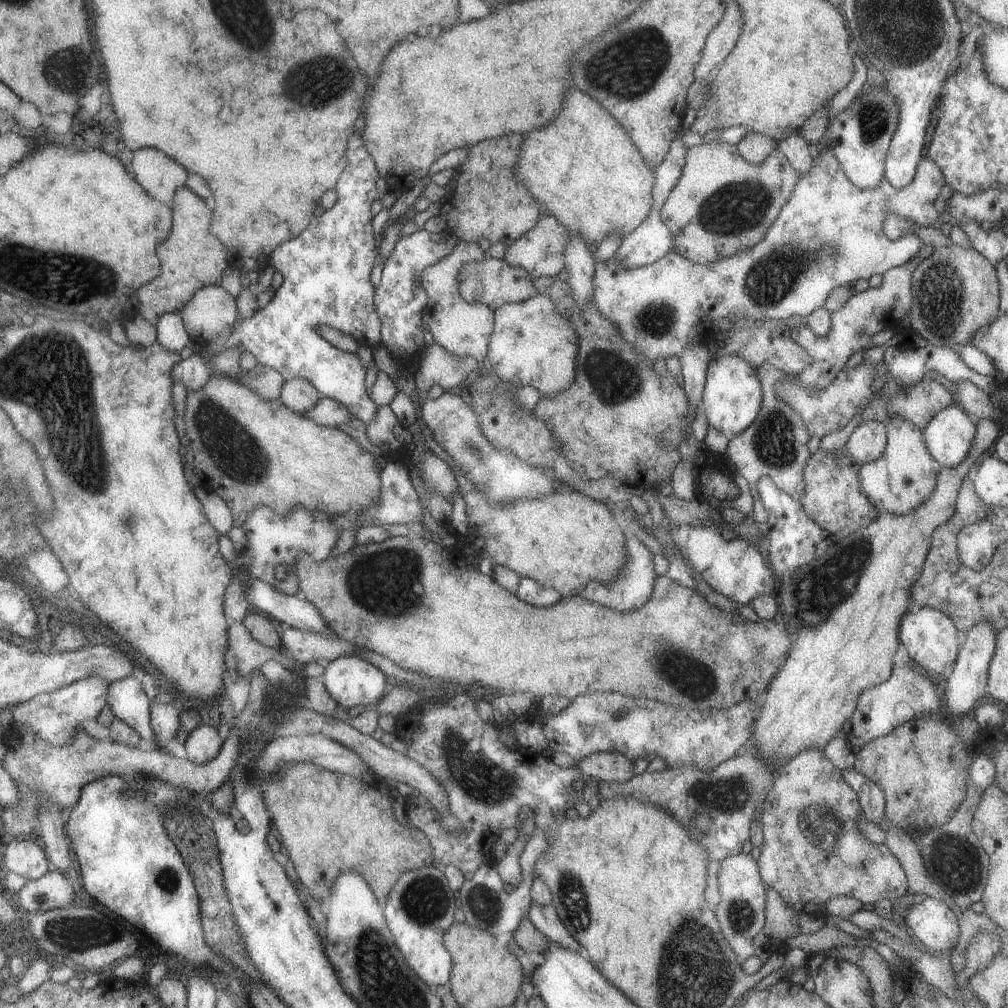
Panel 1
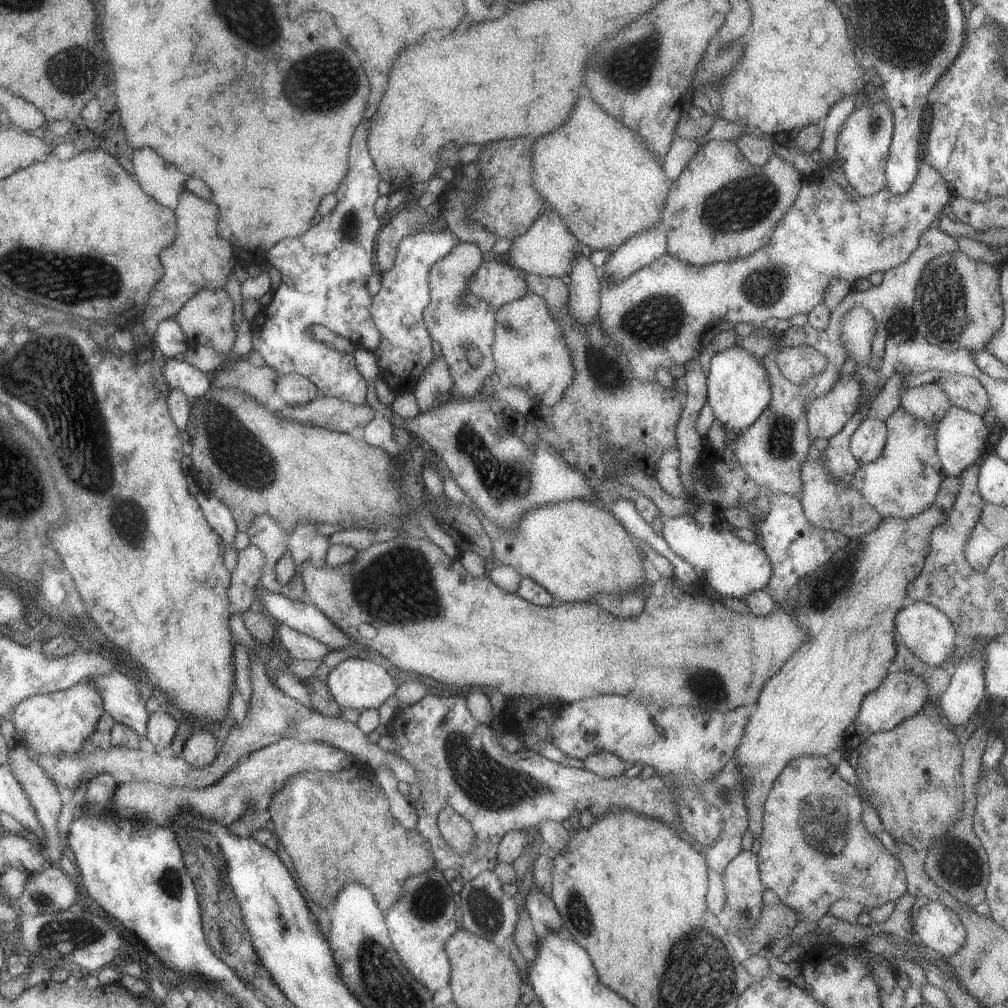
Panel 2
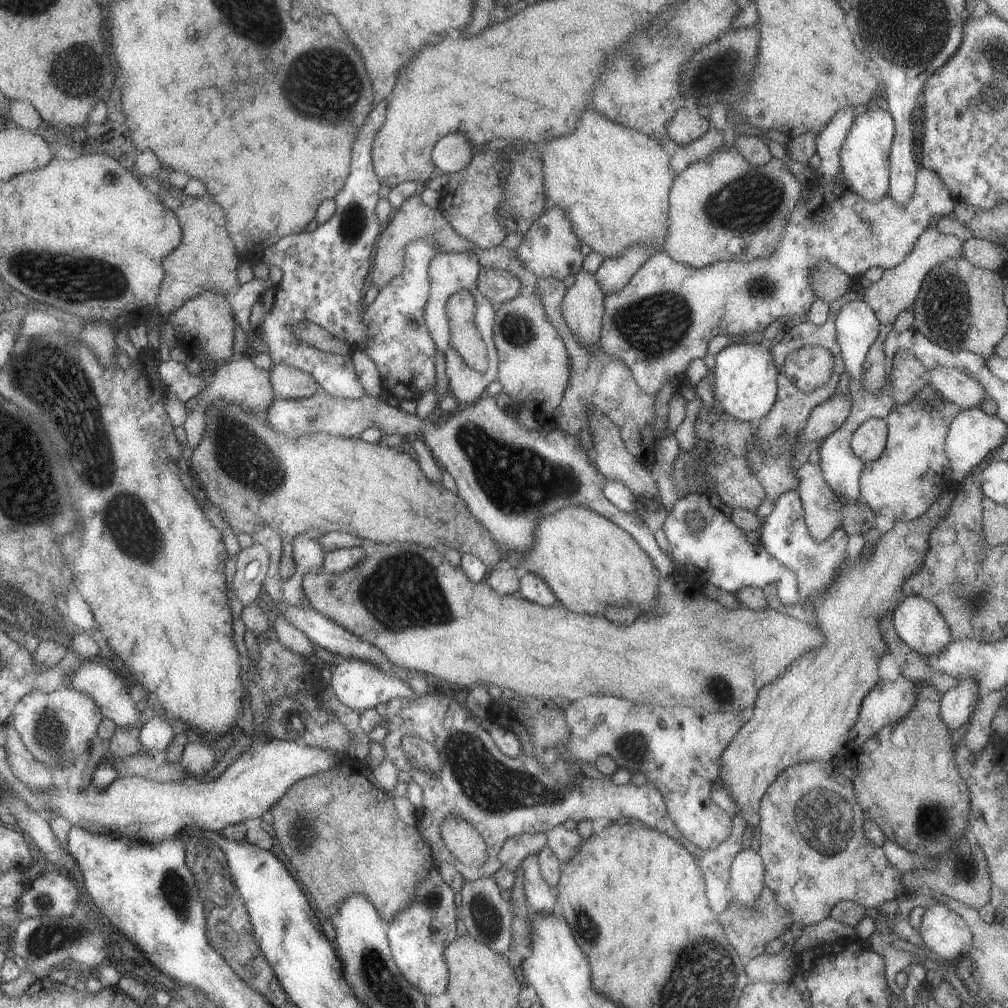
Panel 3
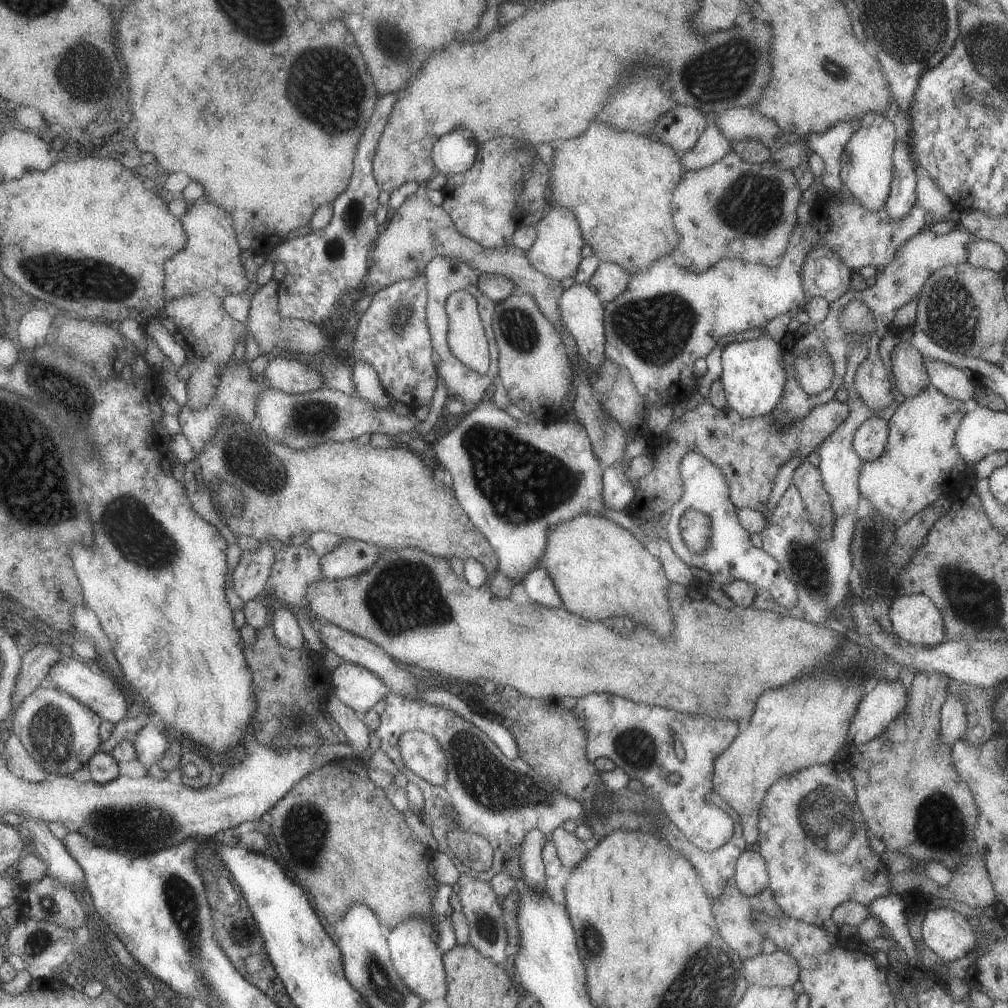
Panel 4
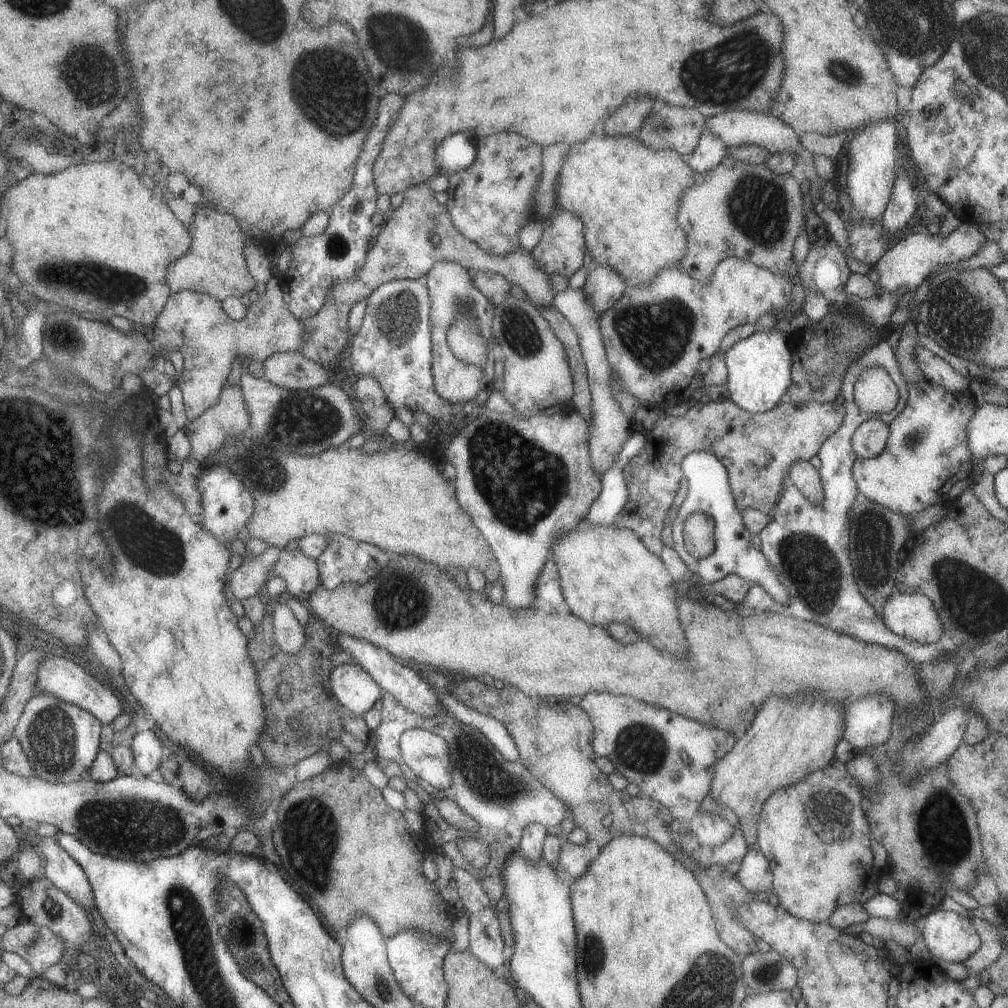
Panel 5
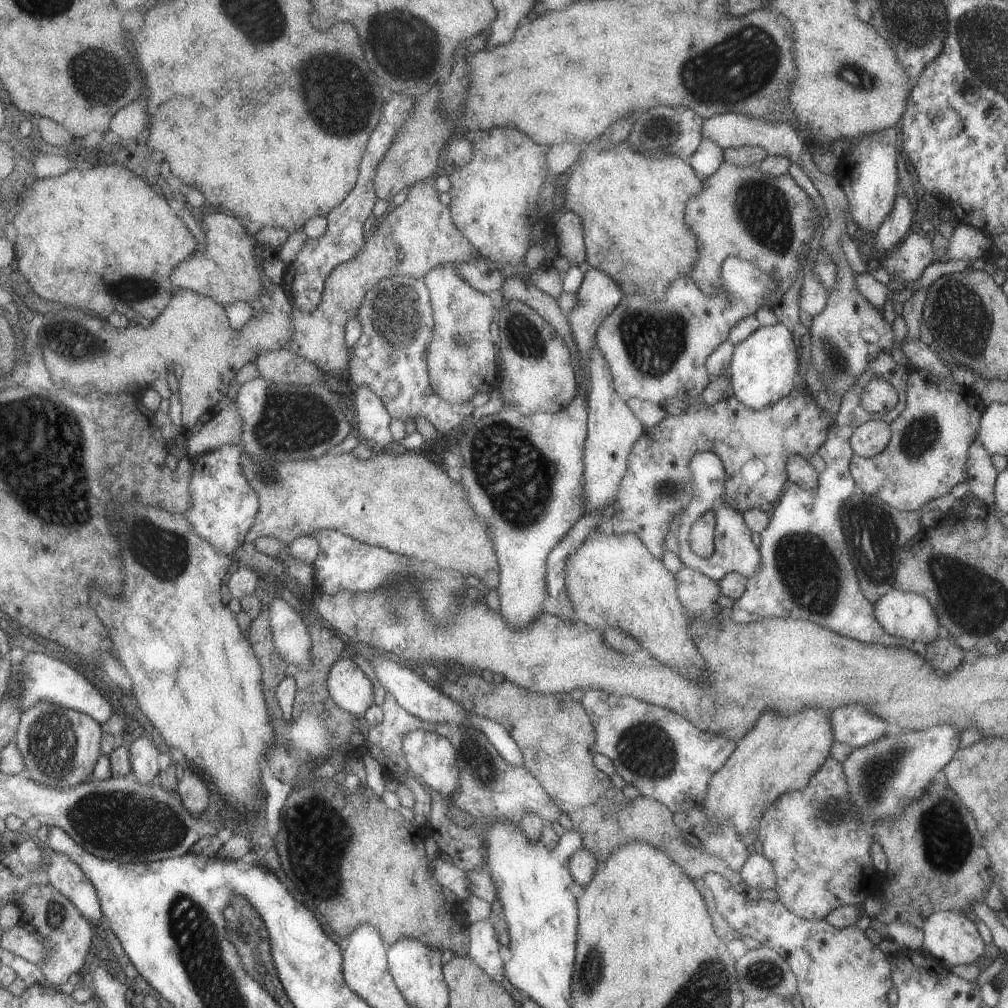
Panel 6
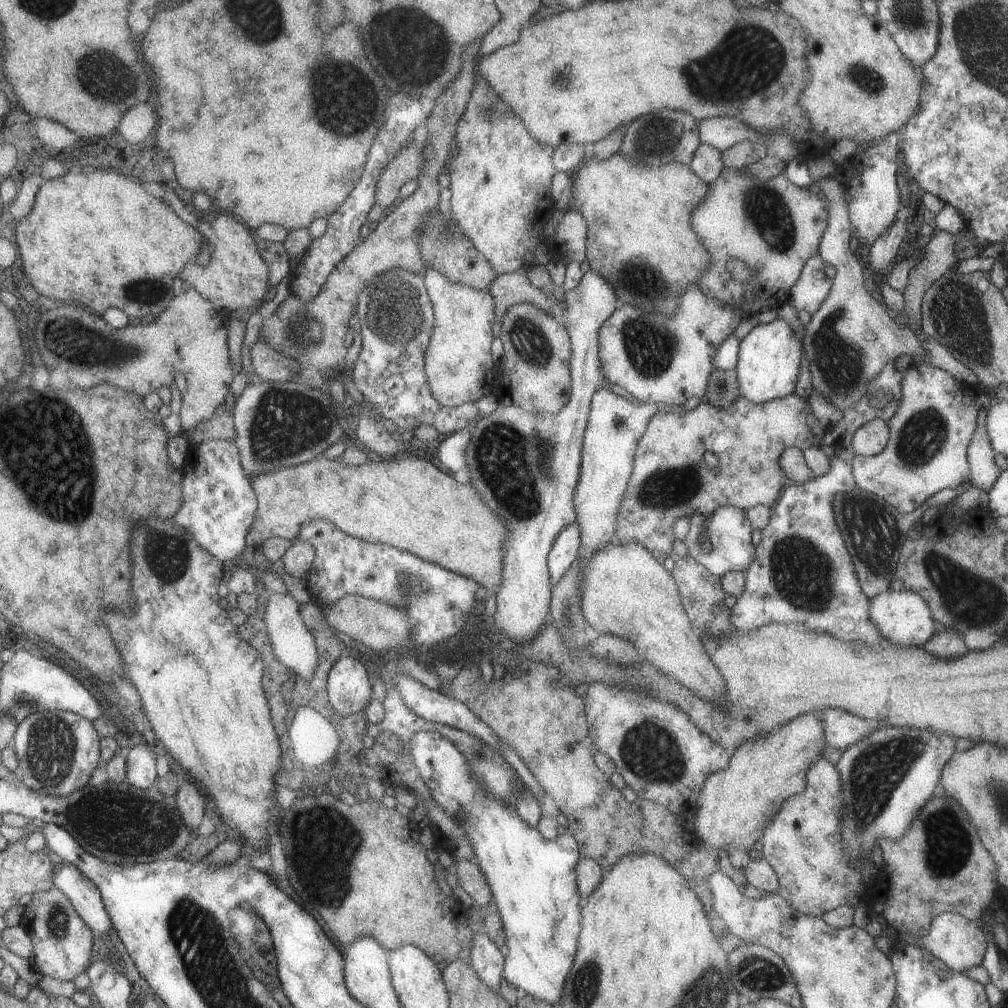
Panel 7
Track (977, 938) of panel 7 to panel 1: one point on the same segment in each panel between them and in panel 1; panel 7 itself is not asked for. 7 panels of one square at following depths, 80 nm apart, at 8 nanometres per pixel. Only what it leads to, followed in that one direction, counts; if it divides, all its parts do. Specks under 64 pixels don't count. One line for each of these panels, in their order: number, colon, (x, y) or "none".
1: (932, 922)
2: (936, 927)
3: (946, 934)
4: (947, 933)
5: (947, 935)
6: (948, 936)

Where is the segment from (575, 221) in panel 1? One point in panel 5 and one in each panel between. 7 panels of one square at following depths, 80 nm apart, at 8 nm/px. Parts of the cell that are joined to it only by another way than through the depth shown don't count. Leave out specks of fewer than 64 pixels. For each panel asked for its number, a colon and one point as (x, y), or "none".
2: (606, 185)
3: (612, 181)
4: (618, 184)
5: (626, 195)

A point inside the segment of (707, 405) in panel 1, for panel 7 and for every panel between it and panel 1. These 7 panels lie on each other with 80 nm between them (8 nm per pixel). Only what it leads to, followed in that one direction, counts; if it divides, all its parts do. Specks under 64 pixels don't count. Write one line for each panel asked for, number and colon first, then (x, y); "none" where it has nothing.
2: (737, 388)
3: (744, 378)
4: (753, 376)
5: (758, 367)
6: (762, 369)
7: (768, 358)

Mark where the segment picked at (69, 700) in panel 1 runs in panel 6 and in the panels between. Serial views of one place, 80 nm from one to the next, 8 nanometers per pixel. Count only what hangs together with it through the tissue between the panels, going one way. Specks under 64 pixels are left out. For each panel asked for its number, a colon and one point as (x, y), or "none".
2: (57, 723)
3: (56, 727)
4: (59, 733)
5: (60, 741)
6: (59, 746)

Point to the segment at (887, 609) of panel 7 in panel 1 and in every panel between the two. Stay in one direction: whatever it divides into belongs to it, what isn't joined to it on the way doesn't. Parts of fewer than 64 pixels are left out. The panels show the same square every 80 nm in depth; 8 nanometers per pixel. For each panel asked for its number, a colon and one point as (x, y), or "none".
1: (928, 635)
2: (926, 632)
3: (919, 624)
4: (914, 618)
5: (911, 615)
6: (902, 614)

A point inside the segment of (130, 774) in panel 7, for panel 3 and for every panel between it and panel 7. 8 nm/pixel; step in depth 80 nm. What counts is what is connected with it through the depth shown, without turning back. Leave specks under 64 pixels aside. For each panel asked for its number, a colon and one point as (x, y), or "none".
3: (156, 734)
4: (149, 744)
5: (146, 750)
6: (143, 755)

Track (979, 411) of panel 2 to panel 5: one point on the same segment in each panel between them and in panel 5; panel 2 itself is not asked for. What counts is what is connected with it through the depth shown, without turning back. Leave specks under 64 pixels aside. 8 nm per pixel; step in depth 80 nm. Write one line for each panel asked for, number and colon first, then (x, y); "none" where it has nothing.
3: (951, 384)
4: (952, 382)
5: (934, 368)

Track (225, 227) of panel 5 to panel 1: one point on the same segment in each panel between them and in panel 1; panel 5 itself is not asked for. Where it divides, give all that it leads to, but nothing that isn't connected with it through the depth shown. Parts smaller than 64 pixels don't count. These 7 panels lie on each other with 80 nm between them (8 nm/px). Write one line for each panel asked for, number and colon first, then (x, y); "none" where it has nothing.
1: (191, 258)
2: (198, 258)
3: (206, 260)
4: (209, 263)

